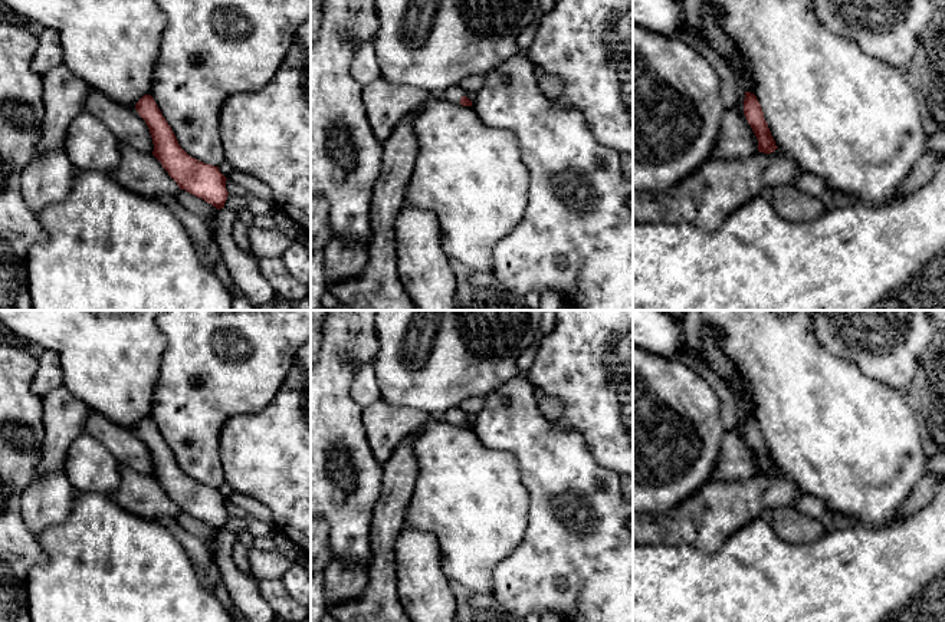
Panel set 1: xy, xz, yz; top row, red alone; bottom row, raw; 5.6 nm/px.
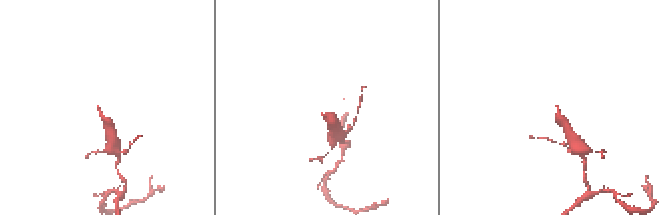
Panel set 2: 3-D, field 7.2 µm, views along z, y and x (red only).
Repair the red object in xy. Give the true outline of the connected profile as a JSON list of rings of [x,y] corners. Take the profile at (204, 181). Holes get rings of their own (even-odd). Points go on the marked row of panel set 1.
[[[144,95],[135,105],[137,112],[145,121],[152,144],[152,155],[177,182],[180,190],[204,200],[217,210],[227,200],[226,177],[219,167],[204,164],[190,157],[178,144],[171,126],[158,109],[151,95]]]

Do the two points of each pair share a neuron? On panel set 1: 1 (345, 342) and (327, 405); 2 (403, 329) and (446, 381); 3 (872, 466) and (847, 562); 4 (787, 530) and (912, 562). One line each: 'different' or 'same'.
1: same
2: same
3: different
4: different

